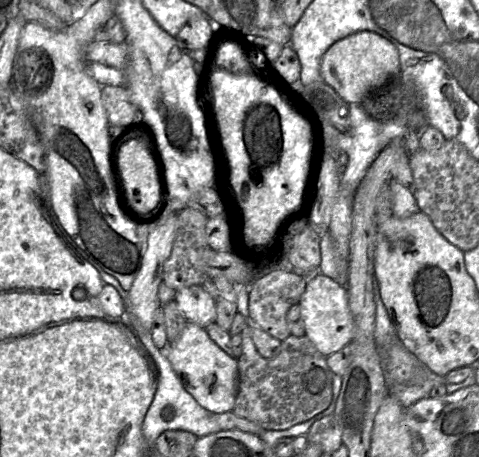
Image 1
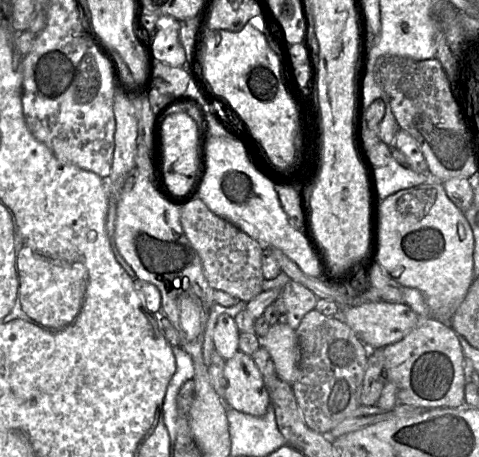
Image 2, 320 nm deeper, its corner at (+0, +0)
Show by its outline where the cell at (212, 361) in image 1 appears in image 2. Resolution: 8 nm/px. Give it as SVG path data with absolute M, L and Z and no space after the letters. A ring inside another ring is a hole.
M238 350L232 358L225 361L224 376L226 387L223 400L229 407L256 417L265 415L270 403L269 391L251 356Z

